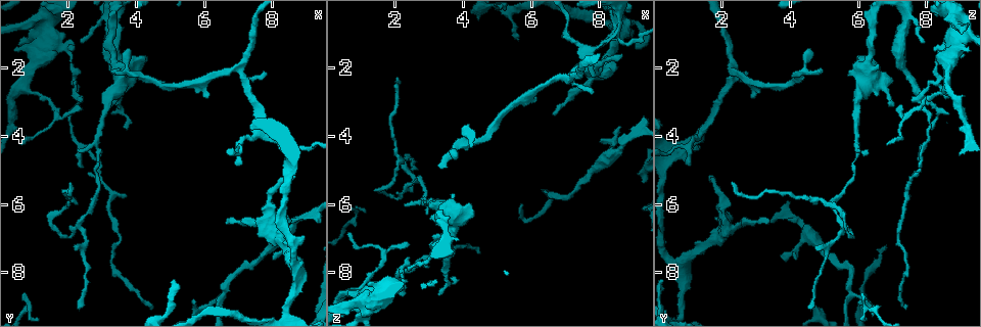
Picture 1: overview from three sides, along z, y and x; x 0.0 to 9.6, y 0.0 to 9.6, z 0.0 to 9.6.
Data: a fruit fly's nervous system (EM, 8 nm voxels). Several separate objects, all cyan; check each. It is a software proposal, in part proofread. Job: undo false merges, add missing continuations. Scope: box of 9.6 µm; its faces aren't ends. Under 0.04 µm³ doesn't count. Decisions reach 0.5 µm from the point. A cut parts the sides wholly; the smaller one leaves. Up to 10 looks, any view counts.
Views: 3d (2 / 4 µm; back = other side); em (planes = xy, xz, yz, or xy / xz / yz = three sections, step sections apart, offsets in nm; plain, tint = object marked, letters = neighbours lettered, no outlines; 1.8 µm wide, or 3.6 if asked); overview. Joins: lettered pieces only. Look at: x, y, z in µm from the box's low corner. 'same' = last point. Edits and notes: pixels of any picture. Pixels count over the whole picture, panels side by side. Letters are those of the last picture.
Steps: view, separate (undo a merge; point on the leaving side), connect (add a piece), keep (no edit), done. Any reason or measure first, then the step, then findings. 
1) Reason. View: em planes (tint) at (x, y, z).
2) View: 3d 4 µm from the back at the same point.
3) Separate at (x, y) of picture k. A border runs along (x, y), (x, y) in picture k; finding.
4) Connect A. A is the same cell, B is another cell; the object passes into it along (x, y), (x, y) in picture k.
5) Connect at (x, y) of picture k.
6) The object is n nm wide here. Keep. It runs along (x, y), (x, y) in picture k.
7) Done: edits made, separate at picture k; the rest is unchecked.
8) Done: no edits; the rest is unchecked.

Side arm on a straight run. View: em 3.6 µm planes (plain) at (8.70, 7.75, 0.70).

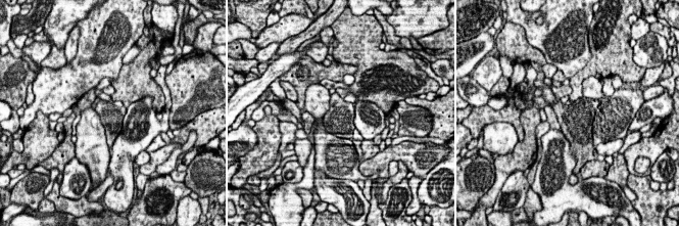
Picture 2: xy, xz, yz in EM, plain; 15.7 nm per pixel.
View: em 3.6 µm planes (tint) at the same point.

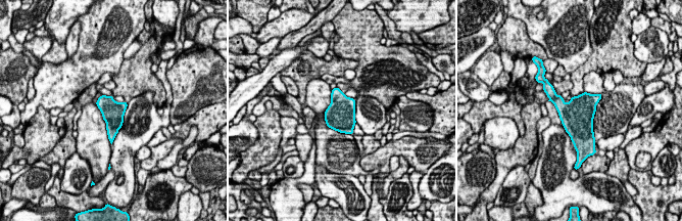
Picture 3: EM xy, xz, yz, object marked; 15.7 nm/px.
What lies round it. View: em 3.6 µm planes (letters) at the same point.

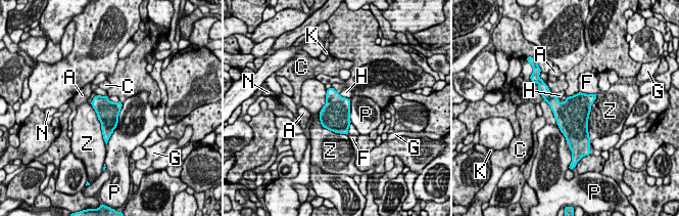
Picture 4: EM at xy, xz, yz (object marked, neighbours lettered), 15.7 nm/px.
The longest contact is with Z, 800 nm. Keep. A, C, F, G, H, K, N, P and Z are other cells; all the same neuron.

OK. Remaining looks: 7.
Branch point. View: em xz step 4 (tint) at (8.55, 4.35, 0.95).

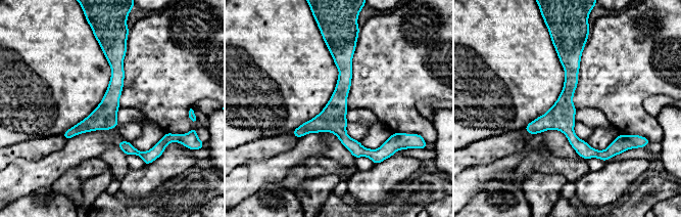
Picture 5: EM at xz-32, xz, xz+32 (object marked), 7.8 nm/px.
Another direction. View: em xy step 8 (letters) at the same point.

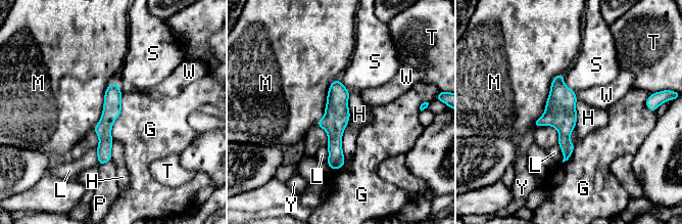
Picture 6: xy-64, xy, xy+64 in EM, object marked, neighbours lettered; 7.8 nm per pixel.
Keep. G, H, L, M, P, S, T, W and Y are other cells; a border runs along (349, 91), (342, 166) in picture 6; continuous, no second neuron.

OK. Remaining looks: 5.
Branch stops here. View: 3d 2 µm at (3.25, 2.10, 4.85).

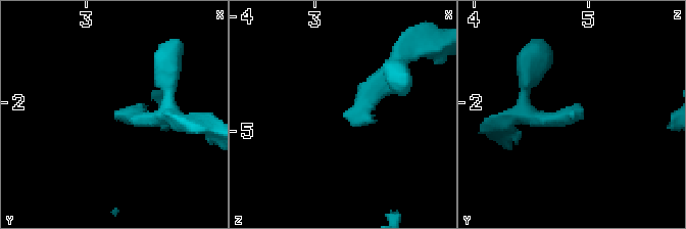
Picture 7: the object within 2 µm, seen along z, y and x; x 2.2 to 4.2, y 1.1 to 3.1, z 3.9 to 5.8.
Now the EM. View: em planes (letters) at (3.22, 2.12, 4.88).

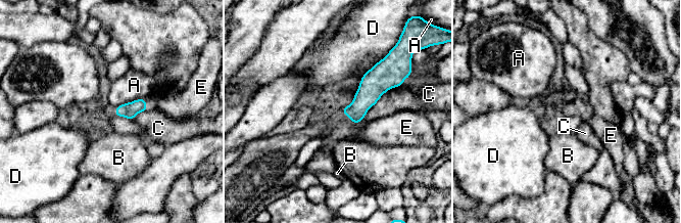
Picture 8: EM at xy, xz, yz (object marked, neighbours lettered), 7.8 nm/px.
The object is 120 nm wide here. Keep. A, B, C, D and E are other cells; a border runs along (144, 97), (124, 102), (116, 106) in picture 8; no lettered piece goes on from it.

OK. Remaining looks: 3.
Small branch off a trunk. View: em 3.6 µm xy step 8 (tint) at (1.35, 1.30, 8.85).

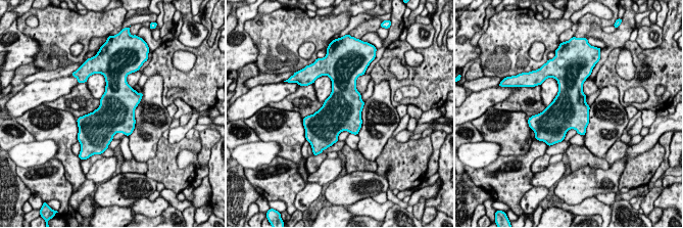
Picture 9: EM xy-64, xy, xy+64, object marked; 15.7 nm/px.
What lies round it. View: em 3.6 µm xy step 8 (letters) at the same point.

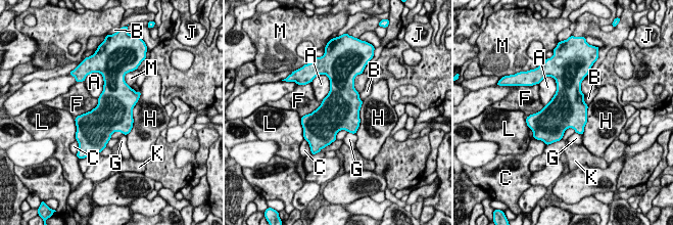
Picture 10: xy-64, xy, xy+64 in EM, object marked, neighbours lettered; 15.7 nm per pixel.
Keep. A, B, C, F, G, H, J, K, L and M are other cells; continuous, no second neuron.

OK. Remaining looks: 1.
Done: no edits; the rest is unchecked.

